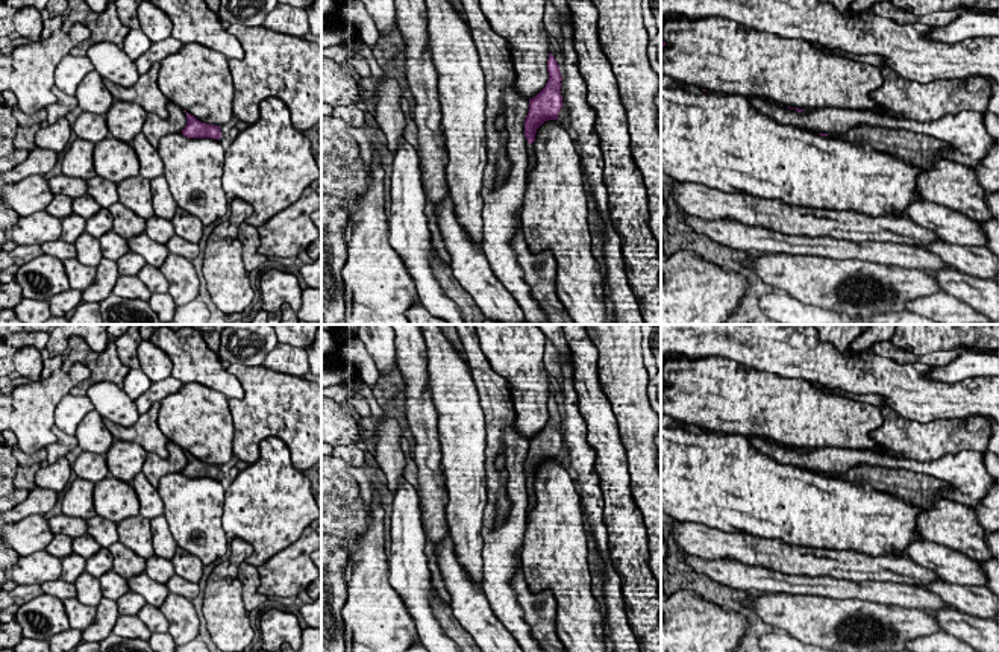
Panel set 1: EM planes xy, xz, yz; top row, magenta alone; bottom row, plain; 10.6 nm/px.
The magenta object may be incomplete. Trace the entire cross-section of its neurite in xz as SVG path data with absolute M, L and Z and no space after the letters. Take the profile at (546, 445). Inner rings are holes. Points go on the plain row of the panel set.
M550 393L547 399L549 420L546 426L532 438L529 438L529 449L525 459L525 476L526 476L526 490L528 490L528 513L535 506L535 473L537 469L547 459L558 459L558 453L562 443L561 429L561 409L555 400L555 396Z

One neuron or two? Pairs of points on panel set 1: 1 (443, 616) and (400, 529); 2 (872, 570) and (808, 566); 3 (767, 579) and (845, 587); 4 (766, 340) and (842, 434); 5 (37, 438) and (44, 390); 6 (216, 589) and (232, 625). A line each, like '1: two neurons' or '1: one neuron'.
1: two neurons
2: one neuron
3: one neuron
4: two neurons
5: one neuron
6: one neuron

